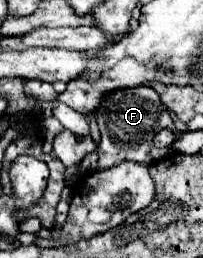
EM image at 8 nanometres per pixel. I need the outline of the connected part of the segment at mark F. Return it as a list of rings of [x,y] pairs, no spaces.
[[[148,85],[126,87],[126,89],[108,93],[102,99],[100,107],[96,109],[96,121],[98,121],[100,135],[102,135],[100,145],[98,145],[98,155],[100,155],[98,169],[112,167],[126,159],[148,163],[150,161],[148,153],[150,153],[154,135],[164,127],[174,129],[174,123],[172,123],[172,117],[166,105],[160,101],[160,95]]]

